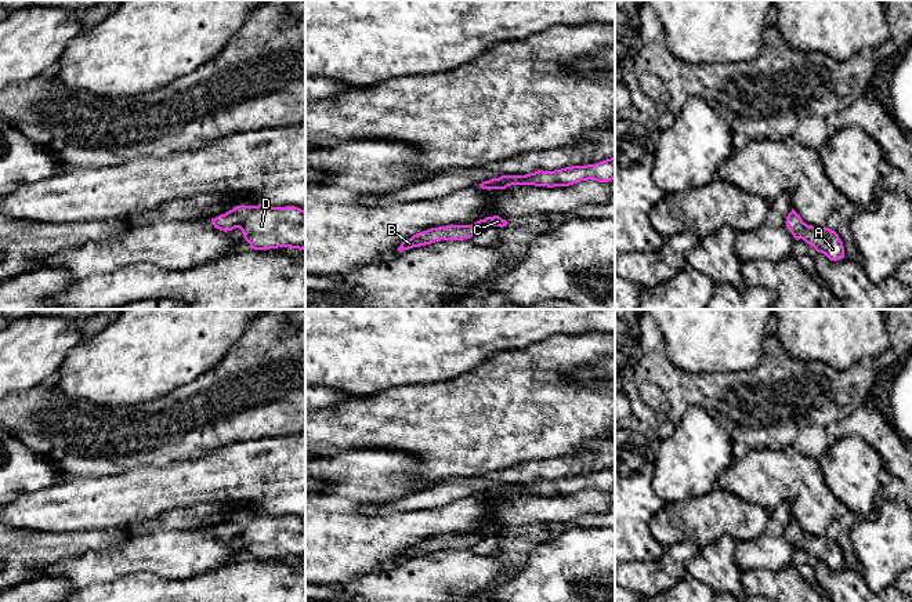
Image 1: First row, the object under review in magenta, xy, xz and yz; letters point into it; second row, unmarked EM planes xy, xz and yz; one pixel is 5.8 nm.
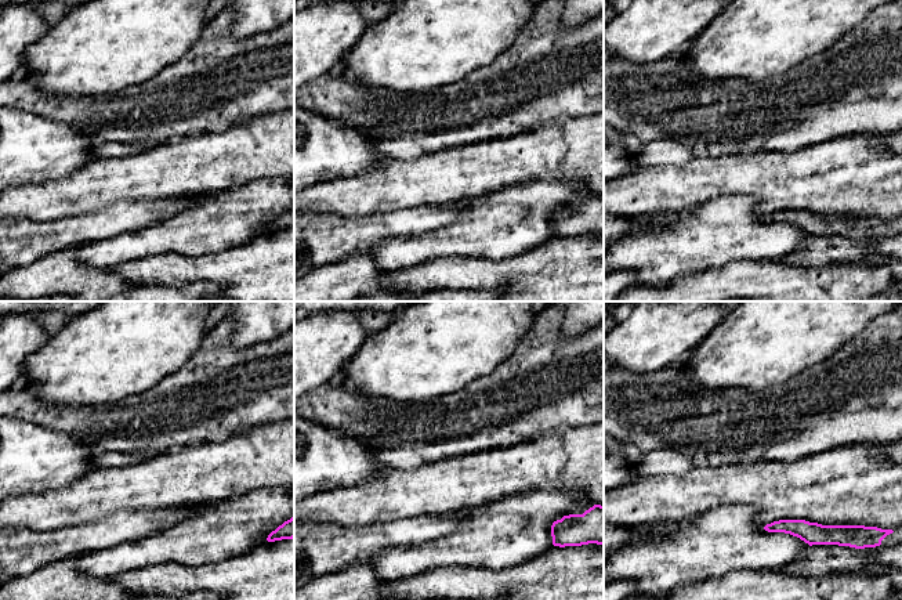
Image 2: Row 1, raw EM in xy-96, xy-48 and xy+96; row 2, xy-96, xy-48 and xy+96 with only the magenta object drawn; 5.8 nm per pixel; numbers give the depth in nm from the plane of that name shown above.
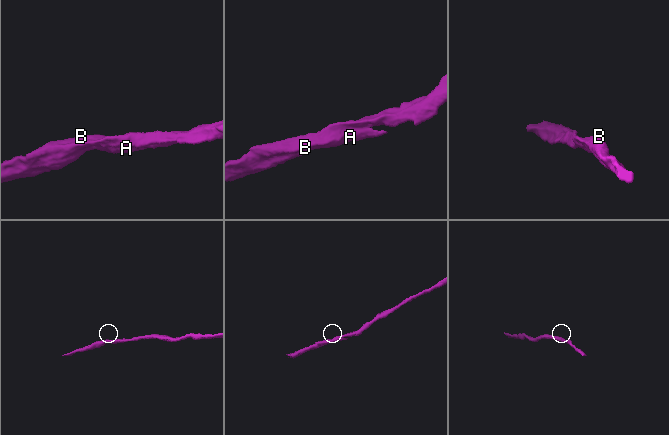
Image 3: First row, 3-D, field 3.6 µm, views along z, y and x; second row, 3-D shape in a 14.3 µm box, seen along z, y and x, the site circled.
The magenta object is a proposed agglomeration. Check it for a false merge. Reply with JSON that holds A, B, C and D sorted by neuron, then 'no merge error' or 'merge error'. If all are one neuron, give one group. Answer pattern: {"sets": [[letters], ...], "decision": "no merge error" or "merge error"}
{"sets": [["A", "B", "C", "D"]], "decision": "no merge error"}

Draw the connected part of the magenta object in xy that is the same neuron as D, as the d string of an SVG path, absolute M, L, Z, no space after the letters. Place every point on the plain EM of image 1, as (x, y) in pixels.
M236 515L211 533L224 541L239 537L254 559L305 558L305 521L294 515Z

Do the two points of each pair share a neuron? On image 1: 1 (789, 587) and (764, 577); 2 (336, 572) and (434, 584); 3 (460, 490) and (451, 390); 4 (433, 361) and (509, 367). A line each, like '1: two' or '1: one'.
1: one
2: two
3: two
4: two

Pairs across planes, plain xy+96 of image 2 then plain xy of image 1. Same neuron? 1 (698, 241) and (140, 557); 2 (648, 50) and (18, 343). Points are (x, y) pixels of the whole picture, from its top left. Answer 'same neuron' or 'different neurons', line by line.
1: same neuron
2: same neuron

